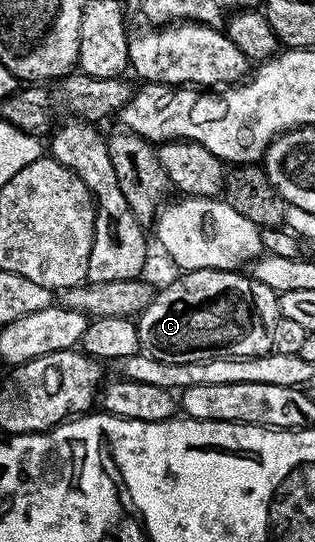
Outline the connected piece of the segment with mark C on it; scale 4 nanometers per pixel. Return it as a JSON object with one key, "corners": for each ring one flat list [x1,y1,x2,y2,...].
{"corners":[[188,269,178,275,176,281,156,292,137,318,142,352,165,363,197,363,214,357,260,357,274,350,273,333,280,319,279,293,243,271]]}

